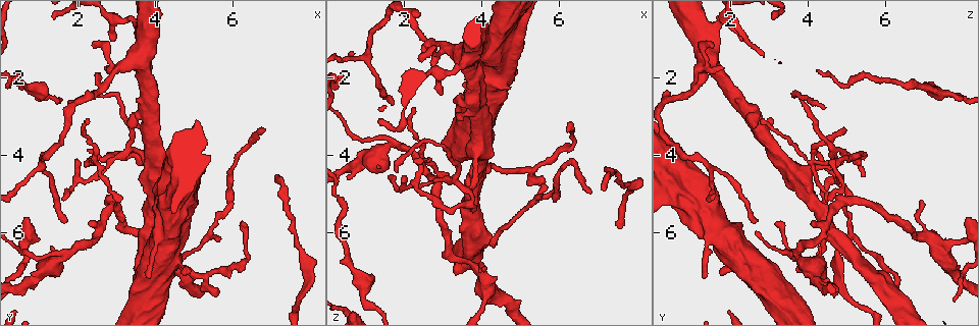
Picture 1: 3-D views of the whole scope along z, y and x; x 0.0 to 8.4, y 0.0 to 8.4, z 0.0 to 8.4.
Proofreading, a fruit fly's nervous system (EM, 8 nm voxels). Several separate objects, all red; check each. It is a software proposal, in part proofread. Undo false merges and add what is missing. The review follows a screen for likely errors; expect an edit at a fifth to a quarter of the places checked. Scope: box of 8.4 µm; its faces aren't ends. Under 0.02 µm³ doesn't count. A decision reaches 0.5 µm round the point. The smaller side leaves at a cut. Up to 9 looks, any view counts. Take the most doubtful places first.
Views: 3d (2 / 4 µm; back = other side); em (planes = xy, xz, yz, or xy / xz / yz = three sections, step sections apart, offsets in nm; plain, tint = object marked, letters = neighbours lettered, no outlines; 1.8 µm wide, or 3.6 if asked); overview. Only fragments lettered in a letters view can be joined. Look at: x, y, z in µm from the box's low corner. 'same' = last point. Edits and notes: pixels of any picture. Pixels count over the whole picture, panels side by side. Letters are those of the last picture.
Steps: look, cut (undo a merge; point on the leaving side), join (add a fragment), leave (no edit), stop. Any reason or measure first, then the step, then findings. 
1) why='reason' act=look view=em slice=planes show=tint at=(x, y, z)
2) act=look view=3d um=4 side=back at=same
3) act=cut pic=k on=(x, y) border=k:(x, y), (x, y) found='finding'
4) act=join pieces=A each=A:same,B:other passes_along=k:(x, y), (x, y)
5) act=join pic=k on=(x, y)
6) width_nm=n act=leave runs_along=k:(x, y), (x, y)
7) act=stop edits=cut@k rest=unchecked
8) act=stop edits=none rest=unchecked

why='sharp bend' act=look view=em slice=planes show=letters at=(2.45, 4.20, 4.20)

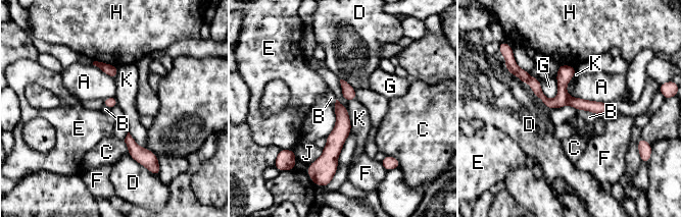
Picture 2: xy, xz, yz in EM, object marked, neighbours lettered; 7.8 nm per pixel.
act=cut pic=2 on=(565, 73) each=A:other,B:other,C:other,D:other,E:other,F:other,G:other,H:other,J:other,K:other part_leaving=2:(572, 69), (554, 102), (520, 74) found='a second cell is stuck on'

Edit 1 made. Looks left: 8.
why='long arm stops here' act=look view=em slice=xy step=16 show=letters at=(7.15, 4.50, 4.90)

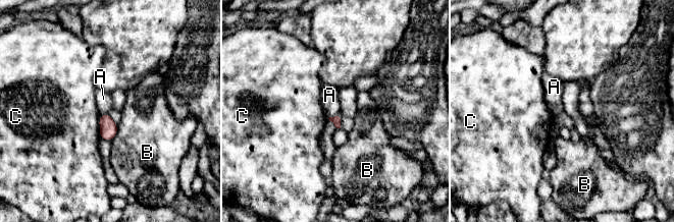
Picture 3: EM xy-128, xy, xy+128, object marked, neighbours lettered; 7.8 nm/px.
act=look view=em slice=planes show=letters at=same

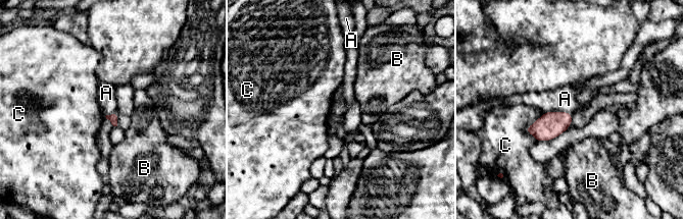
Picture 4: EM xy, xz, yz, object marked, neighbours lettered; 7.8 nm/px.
act=leave each=A:other,B:other,C:other border=4:(544, 111), (567, 111), (572, 114) found='none of them fits'

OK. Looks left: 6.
act=look view=3d um=4 side=back at=(3.80, 3.05, 2.60)

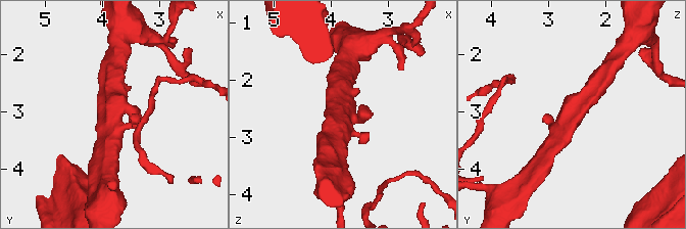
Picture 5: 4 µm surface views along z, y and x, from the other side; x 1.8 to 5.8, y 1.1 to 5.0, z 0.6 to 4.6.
why='need the tissue' act=look view=em um=3.6 slice=xz step=4 show=letters at=(3.85, 3.05, 2.60)

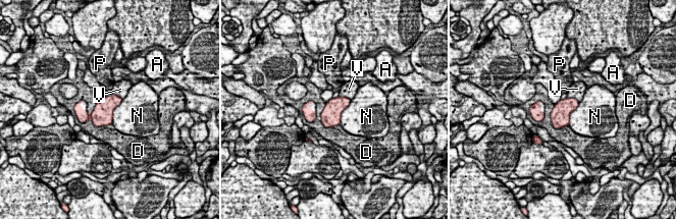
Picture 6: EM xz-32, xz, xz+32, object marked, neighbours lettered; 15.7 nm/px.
why='cut it another way' act=look view=em um=3.6 slice=planes show=letters at=same

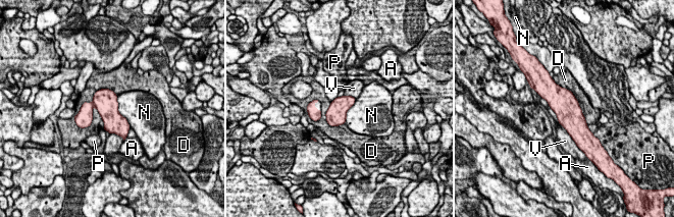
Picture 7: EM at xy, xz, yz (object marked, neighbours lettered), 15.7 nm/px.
width_nm=320 act=leave each=A:other,D:other,N:other,P:other,V:other border=7:(116, 96), (118, 111), (131, 127) found='continuous, no second cell'

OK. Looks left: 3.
act=stop edits=cut@2 rest=unchecked

